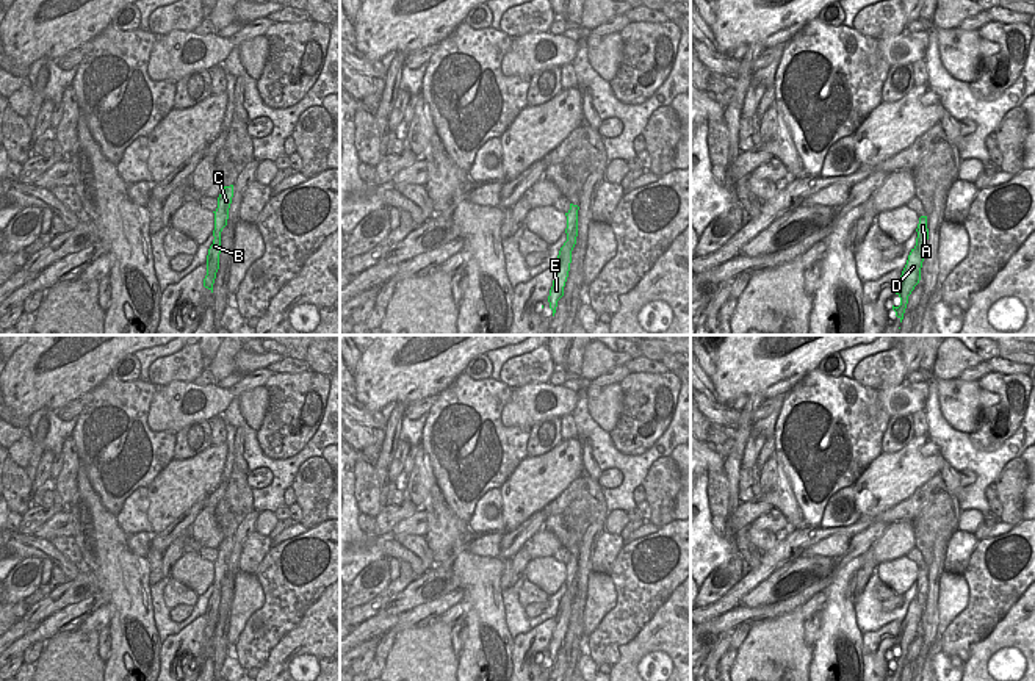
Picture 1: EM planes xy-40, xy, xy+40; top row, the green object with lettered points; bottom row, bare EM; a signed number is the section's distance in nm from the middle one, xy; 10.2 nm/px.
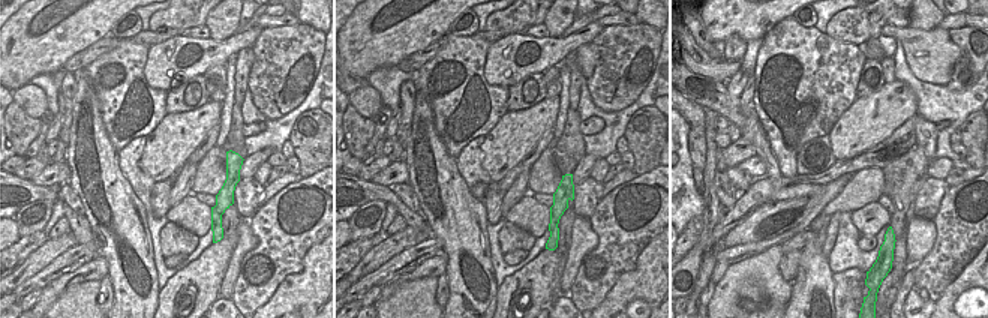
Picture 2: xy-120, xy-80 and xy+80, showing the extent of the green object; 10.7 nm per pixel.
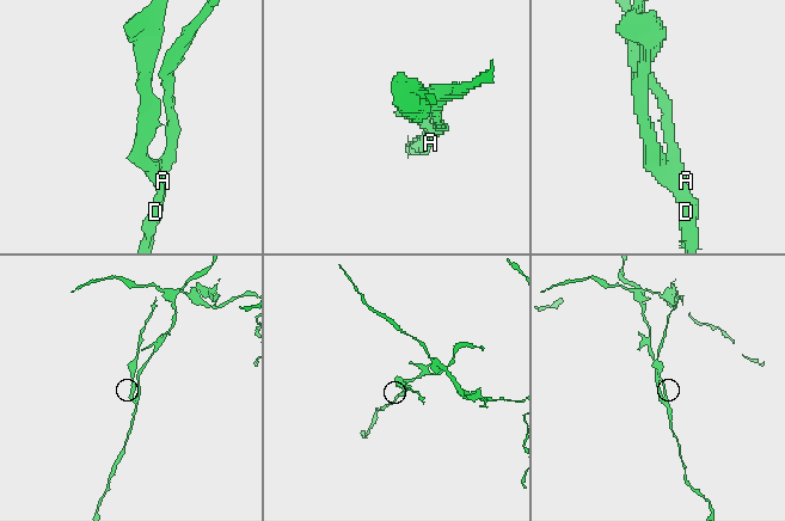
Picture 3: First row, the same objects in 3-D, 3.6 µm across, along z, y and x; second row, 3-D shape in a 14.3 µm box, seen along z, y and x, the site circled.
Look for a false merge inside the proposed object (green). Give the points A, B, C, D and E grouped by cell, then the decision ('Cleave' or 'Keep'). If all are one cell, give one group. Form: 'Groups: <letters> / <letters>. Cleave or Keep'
Groups: A C / B D E. Cleave

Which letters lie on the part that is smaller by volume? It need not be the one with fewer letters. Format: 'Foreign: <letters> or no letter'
Foreign: B, D, E

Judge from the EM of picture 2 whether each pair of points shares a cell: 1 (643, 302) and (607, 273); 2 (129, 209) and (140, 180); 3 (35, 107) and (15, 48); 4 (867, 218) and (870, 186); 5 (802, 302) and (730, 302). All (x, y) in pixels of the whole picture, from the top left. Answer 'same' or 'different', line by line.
1: different
2: different
3: different
4: different
5: different

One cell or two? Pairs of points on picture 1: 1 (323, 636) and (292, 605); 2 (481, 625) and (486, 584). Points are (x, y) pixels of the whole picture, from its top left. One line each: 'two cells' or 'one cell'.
1: two cells
2: one cell

